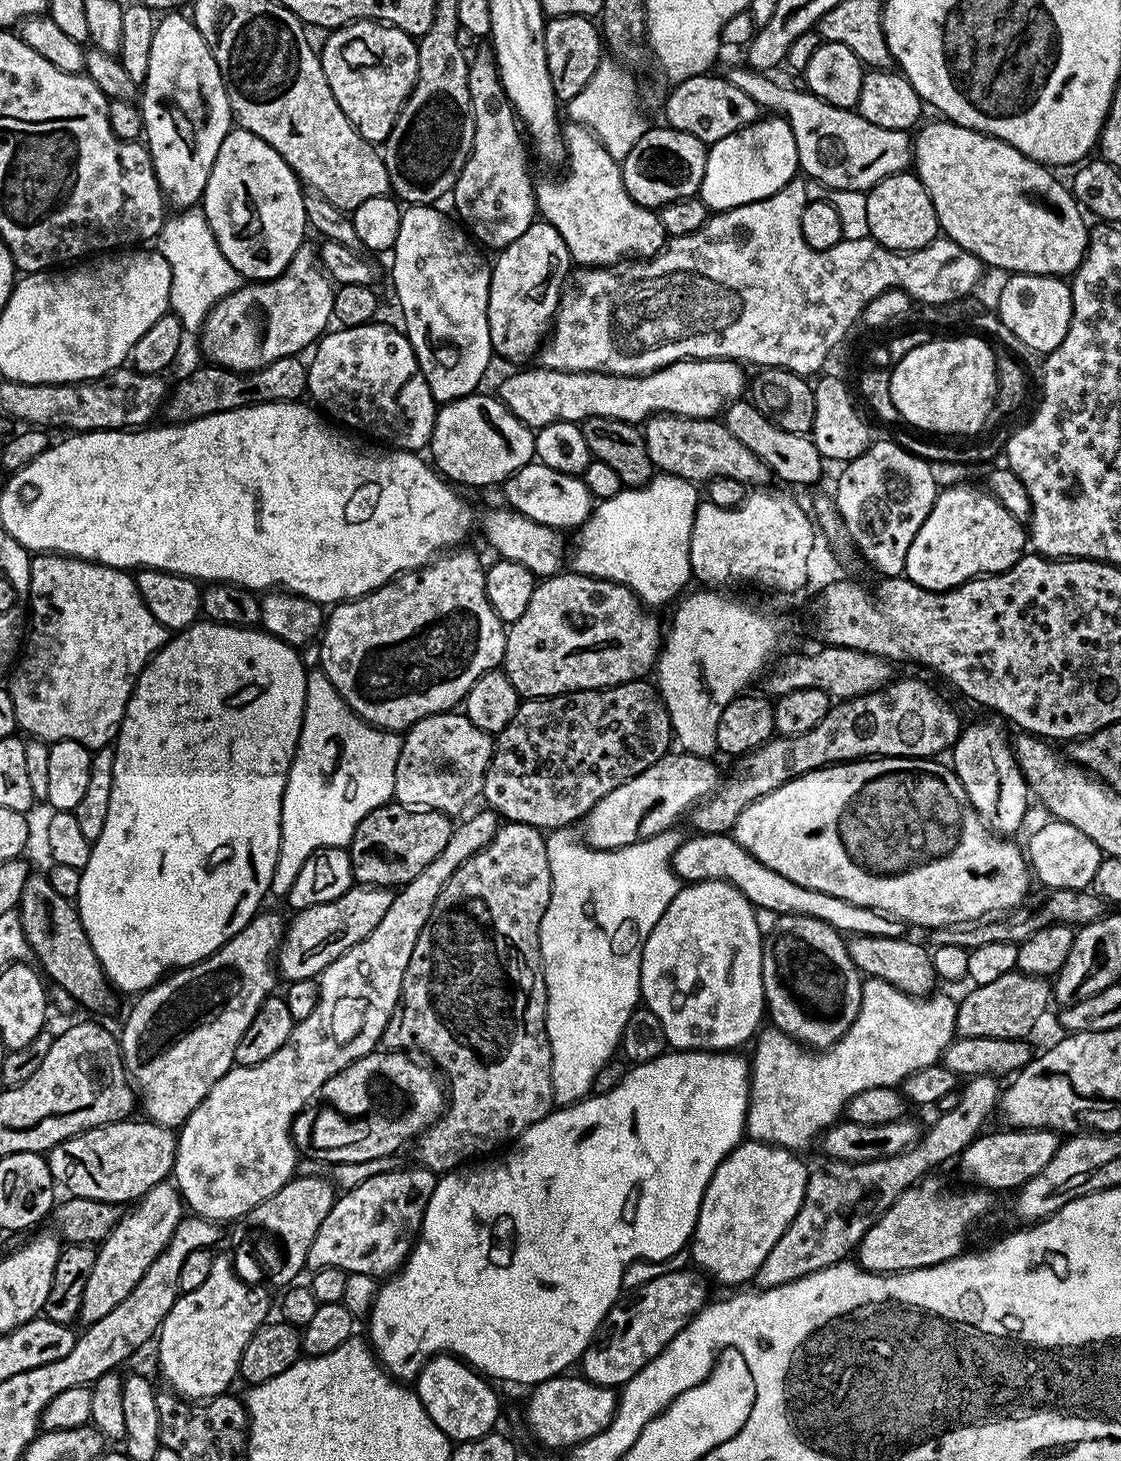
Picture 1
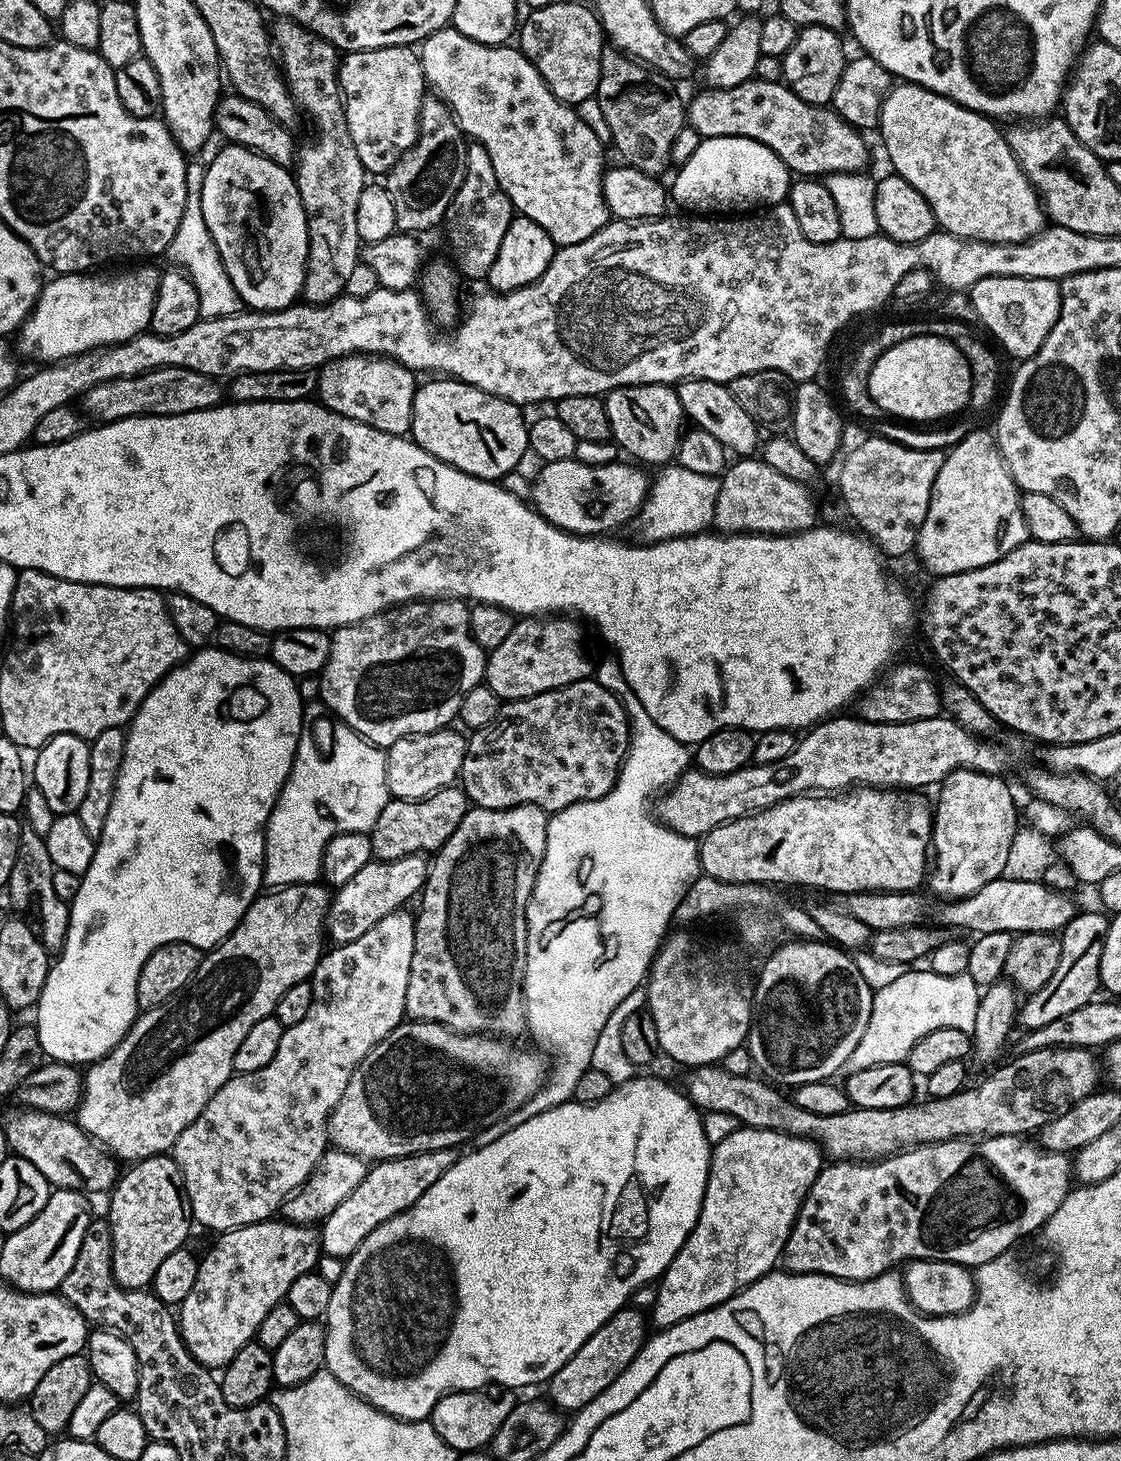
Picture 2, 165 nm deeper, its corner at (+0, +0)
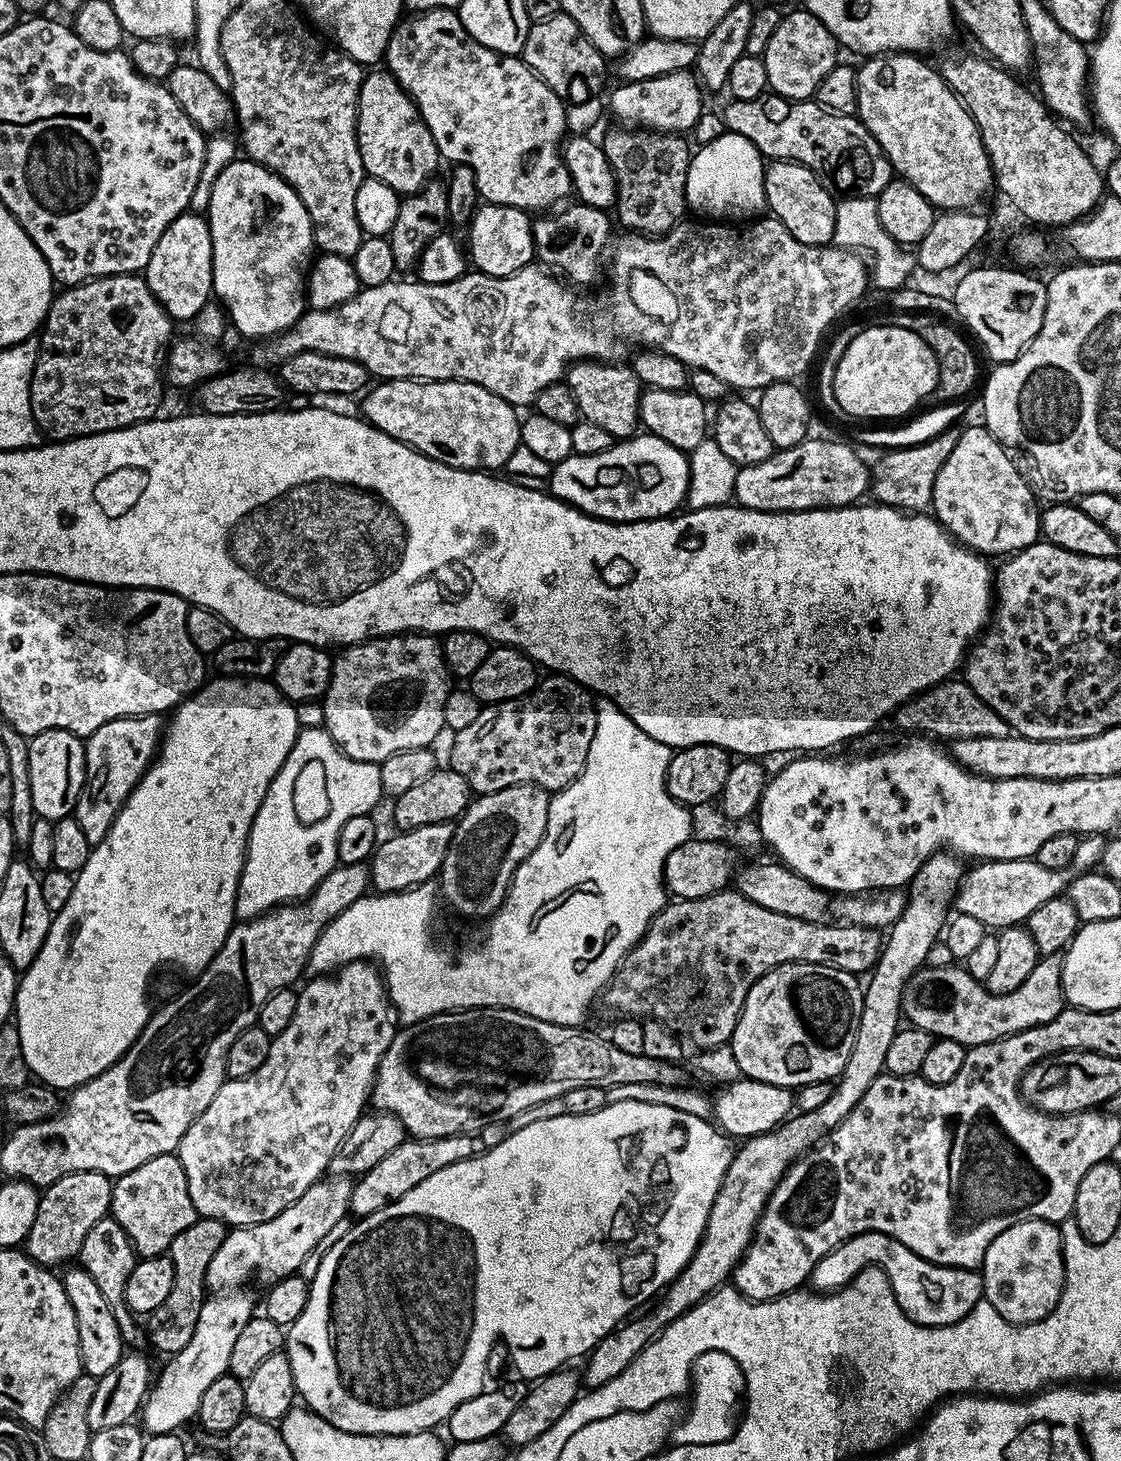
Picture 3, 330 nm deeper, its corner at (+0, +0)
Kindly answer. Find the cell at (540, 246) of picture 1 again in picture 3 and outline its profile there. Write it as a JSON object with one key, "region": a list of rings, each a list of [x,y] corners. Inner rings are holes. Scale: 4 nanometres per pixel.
{"region":[[[481,203],[473,212],[470,223],[466,228],[468,229],[466,248],[470,253],[471,263],[472,260],[476,263],[473,264],[475,271],[485,272],[488,276],[509,276],[518,270],[529,267],[533,263],[536,254],[534,238],[532,237],[532,222],[533,217],[523,208],[506,206],[505,204]]]}

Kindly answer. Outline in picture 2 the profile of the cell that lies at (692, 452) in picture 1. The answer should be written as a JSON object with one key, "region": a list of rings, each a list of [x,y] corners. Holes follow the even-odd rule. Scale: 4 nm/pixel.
{"region":[[[631,384],[615,388],[603,397],[604,409],[610,418],[612,440],[619,444],[633,461],[641,465],[671,465],[677,459],[680,438],[686,431],[682,402],[670,384]]]}

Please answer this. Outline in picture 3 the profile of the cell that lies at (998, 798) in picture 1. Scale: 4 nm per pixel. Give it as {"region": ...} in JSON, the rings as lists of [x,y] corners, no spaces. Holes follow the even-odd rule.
{"region":[[[947,850],[935,852],[912,880],[910,891],[913,896],[907,897],[898,922],[892,924],[883,941],[876,967],[867,977],[868,984],[866,980],[863,985],[864,1005],[862,1018],[858,1022],[858,1034],[854,1034],[850,1058],[846,1058],[846,1066],[835,1081],[830,1099],[824,1105],[818,1106],[818,1110],[793,1115],[771,1132],[747,1137],[741,1143],[744,1145],[733,1151],[732,1161],[722,1178],[722,1186],[708,1215],[704,1236],[698,1242],[690,1262],[659,1293],[658,1299],[651,1305],[653,1308],[645,1316],[633,1315],[627,1322],[621,1323],[615,1332],[606,1334],[606,1338],[602,1338],[592,1347],[583,1361],[582,1384],[585,1389],[606,1386],[606,1382],[622,1374],[622,1370],[626,1370],[626,1366],[630,1366],[630,1362],[634,1362],[640,1351],[655,1336],[660,1336],[670,1322],[686,1314],[686,1310],[690,1310],[698,1301],[705,1300],[731,1277],[737,1262],[750,1246],[752,1236],[756,1233],[756,1223],[760,1221],[770,1194],[778,1186],[784,1172],[799,1156],[804,1155],[809,1148],[816,1147],[829,1132],[842,1123],[846,1114],[850,1114],[850,1110],[854,1110],[854,1106],[862,1102],[862,1094],[870,1090],[870,1082],[874,1082],[885,1071],[886,1053],[902,1024],[900,999],[904,987],[919,968],[925,967],[927,960],[924,959],[931,954],[936,939],[939,941],[945,931],[956,890],[960,887],[966,871],[965,865],[959,863],[963,864]]]}

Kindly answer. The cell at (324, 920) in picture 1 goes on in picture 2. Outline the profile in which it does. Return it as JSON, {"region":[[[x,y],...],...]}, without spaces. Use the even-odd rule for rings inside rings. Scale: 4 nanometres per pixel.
{"region":[[[423,855],[378,860],[373,858],[350,882],[335,889],[328,905],[326,936],[333,945],[339,946],[354,942],[354,938],[362,938],[366,930],[374,930],[386,914],[401,911],[407,900],[415,901],[424,890],[428,877],[429,861]]]}

